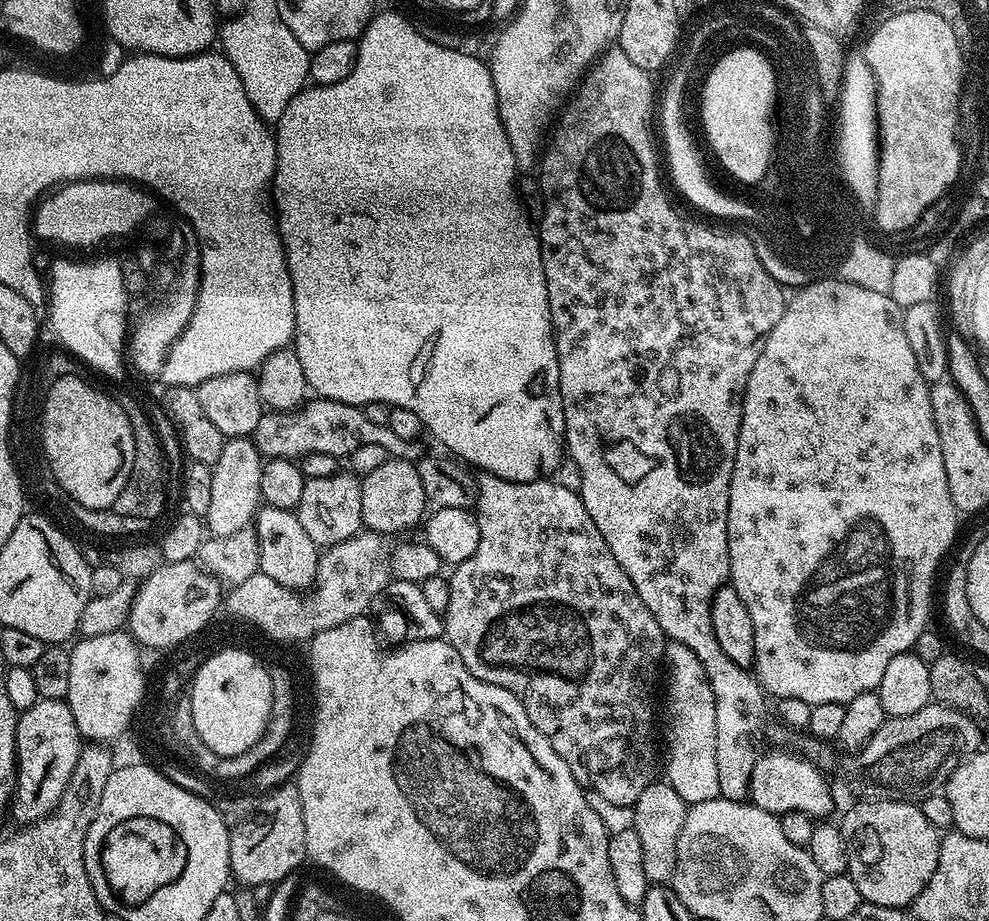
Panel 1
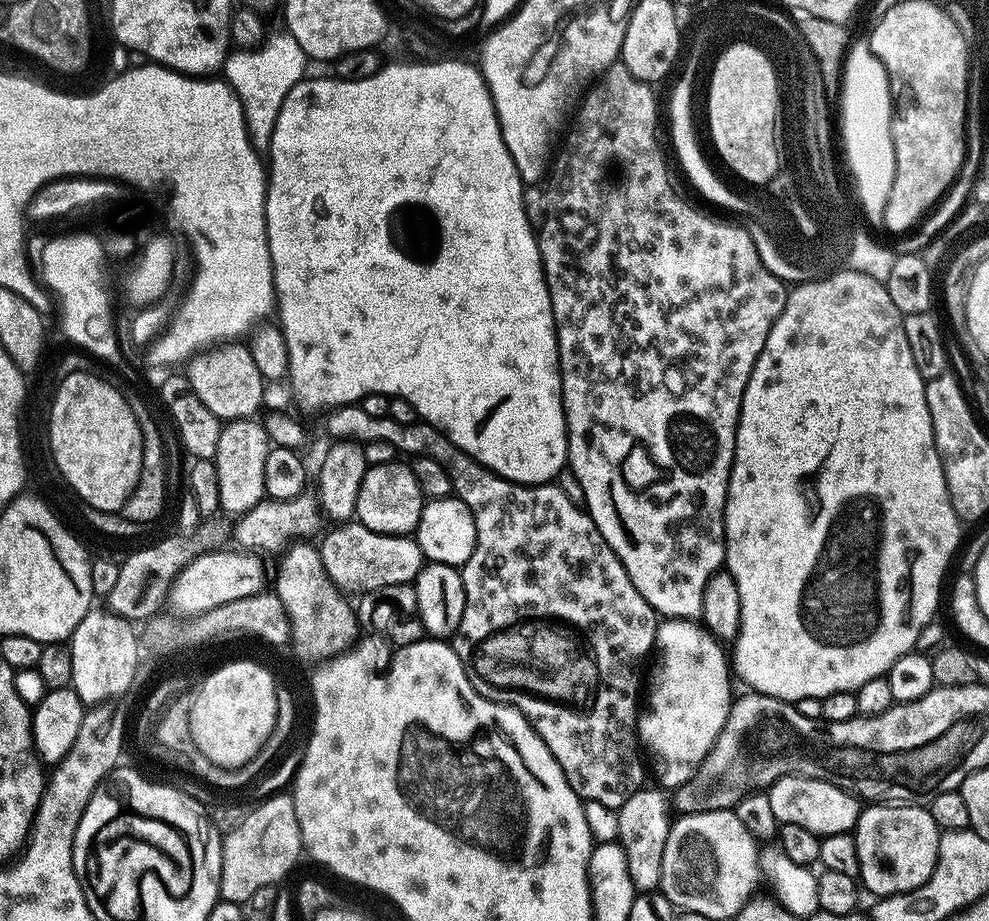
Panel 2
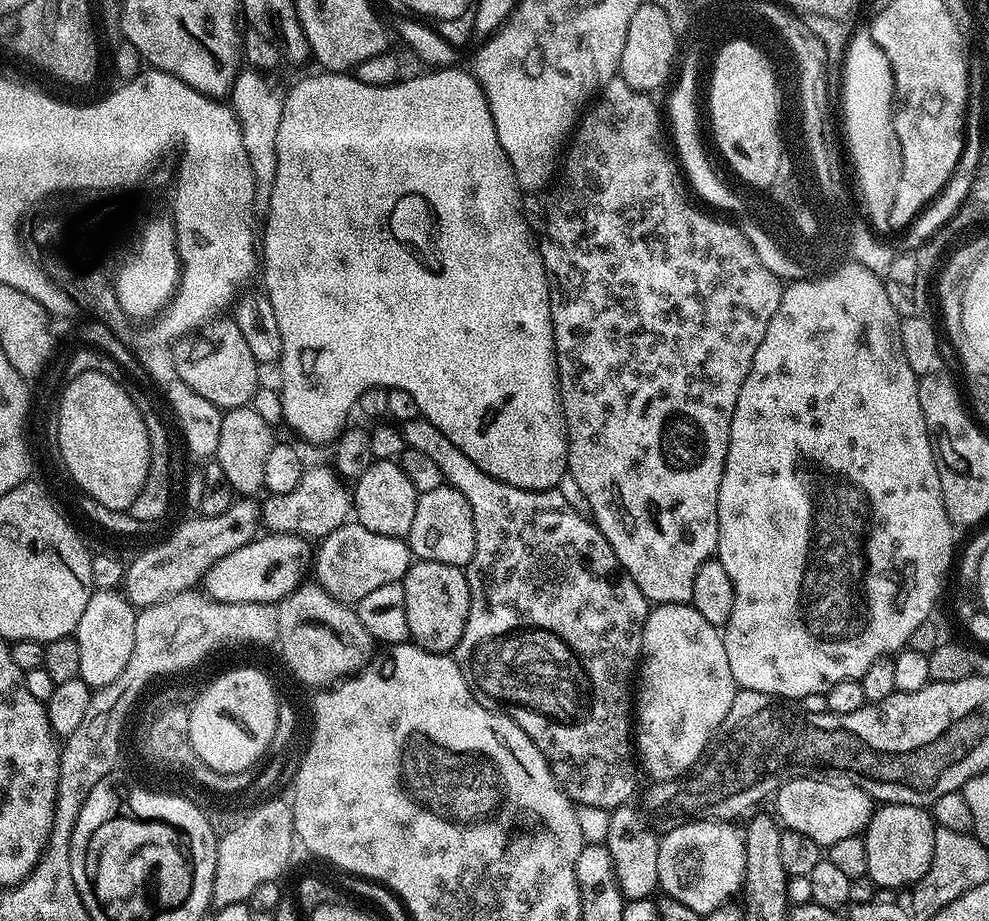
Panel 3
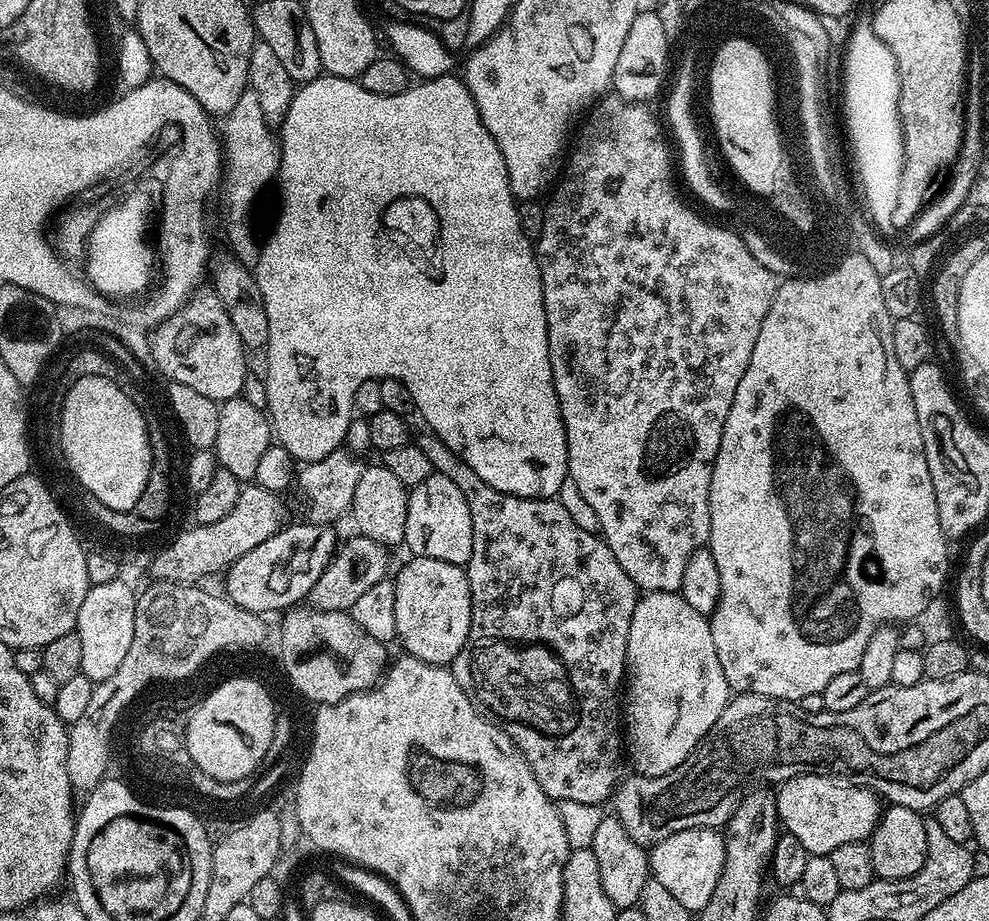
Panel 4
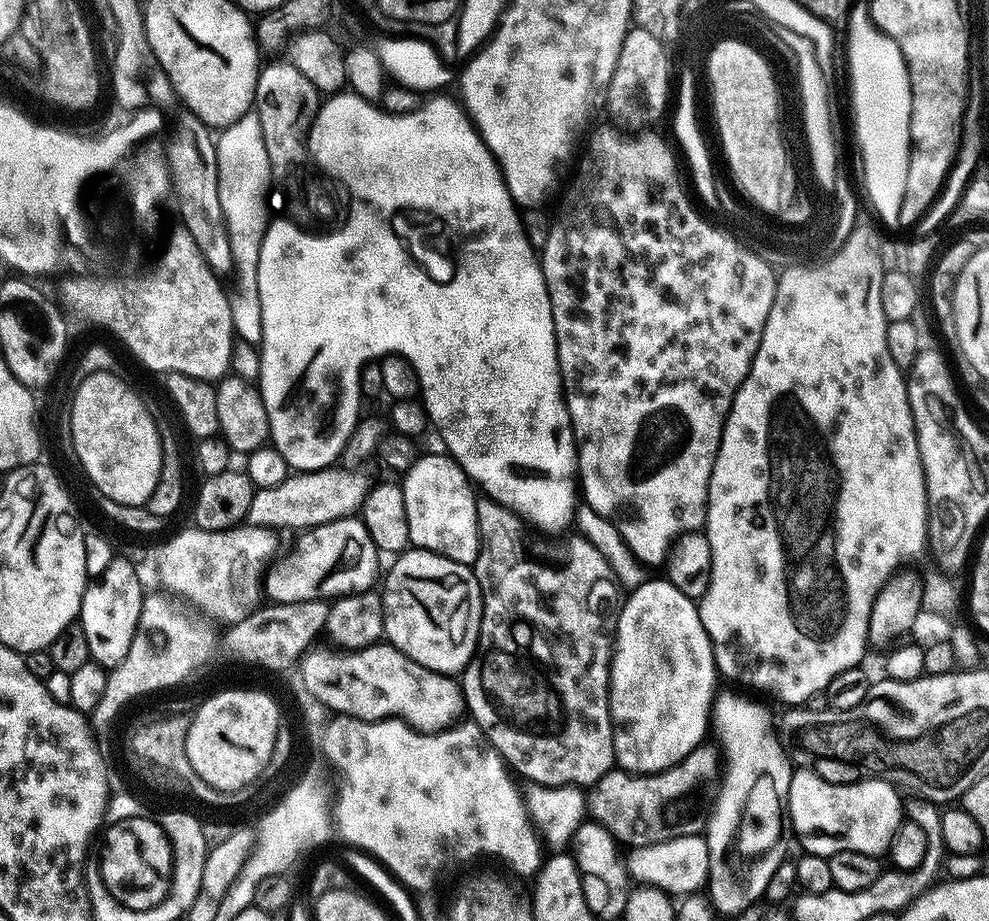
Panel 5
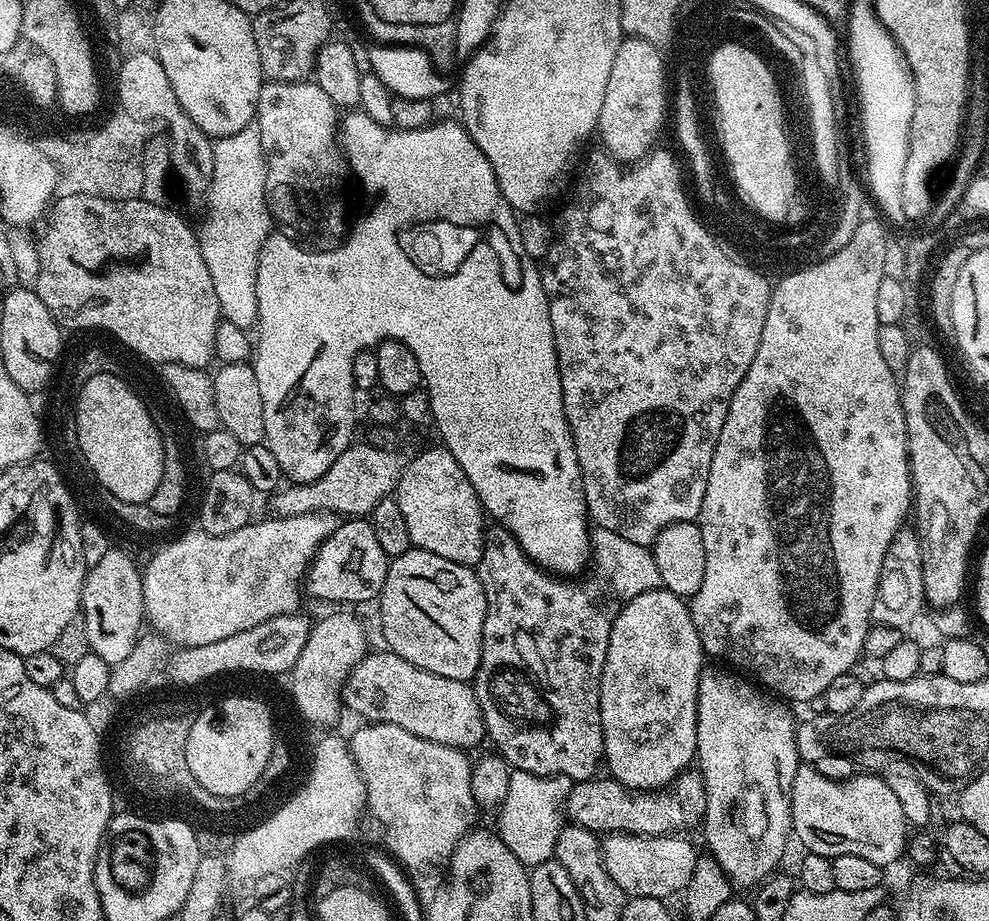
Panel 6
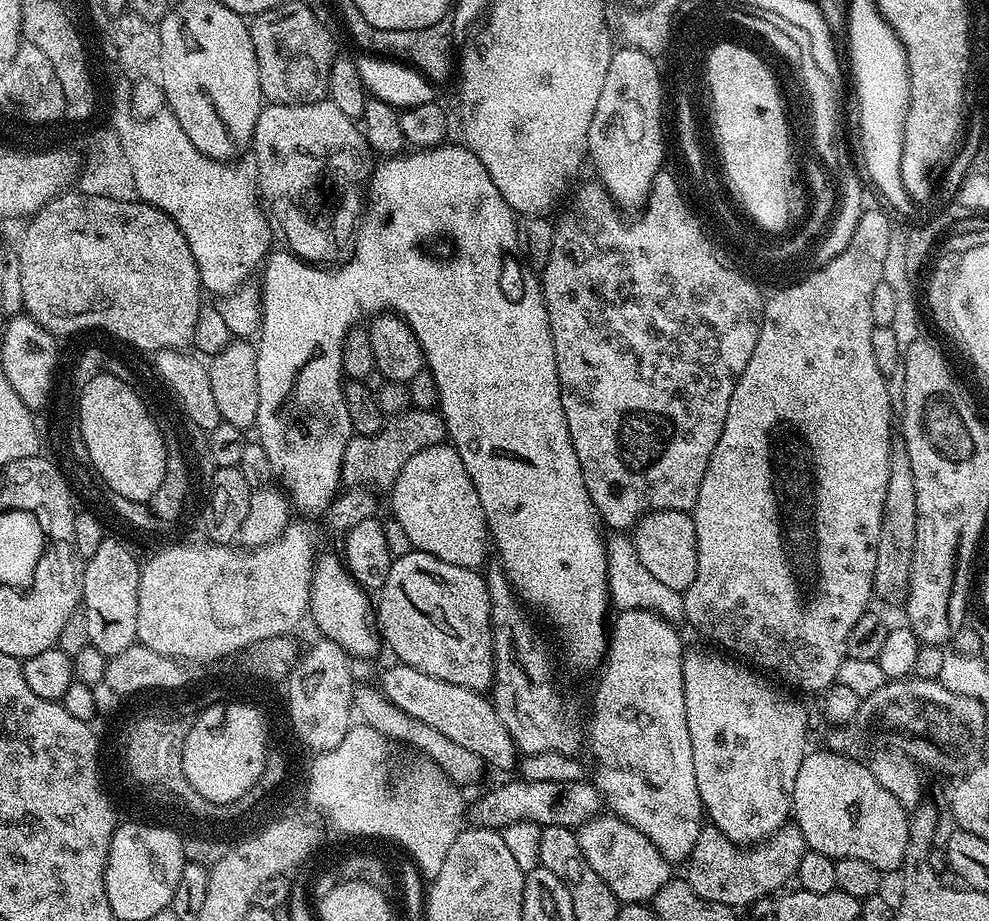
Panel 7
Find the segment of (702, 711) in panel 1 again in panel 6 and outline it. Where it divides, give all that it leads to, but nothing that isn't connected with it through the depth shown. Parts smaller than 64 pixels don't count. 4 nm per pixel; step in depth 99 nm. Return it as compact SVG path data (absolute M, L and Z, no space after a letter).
M663 587L655 588L652 592L638 594L632 600L623 605L620 613L615 613L610 630L610 642L606 650L606 662L600 679L600 721L602 722L602 734L604 735L604 760L606 768L610 771L611 779L619 784L625 784L633 790L664 790L668 785L685 771L693 763L696 756L696 703L699 696L699 682L705 671L706 653L700 645L700 635L692 621L692 613L689 605L681 597L665 590Z

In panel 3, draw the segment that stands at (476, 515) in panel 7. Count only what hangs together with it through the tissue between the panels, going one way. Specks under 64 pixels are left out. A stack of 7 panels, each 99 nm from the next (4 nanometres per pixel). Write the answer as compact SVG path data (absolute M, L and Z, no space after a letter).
M447 486L438 490L419 493L416 498L414 522L410 525L406 537L411 555L416 560L442 562L463 569L470 562L476 547L474 546L474 518L470 506L458 490Z

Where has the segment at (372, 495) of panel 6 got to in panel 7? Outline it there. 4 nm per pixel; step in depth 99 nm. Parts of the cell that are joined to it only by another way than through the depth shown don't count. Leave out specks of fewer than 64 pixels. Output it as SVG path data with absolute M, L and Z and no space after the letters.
M409 409L389 417L377 436L353 435L348 440L341 464L341 481L350 488L367 486L391 489L393 482L406 464L419 451L447 441L447 428L439 411Z

